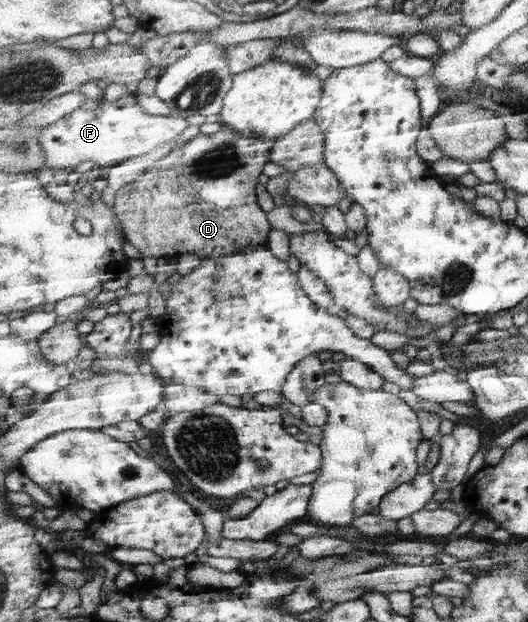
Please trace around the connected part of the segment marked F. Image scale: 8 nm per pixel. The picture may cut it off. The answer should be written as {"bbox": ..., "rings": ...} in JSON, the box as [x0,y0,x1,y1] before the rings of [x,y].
{"bbox":[38,94,189,173],"rings":[[[128,94],[113,103],[104,99],[87,99],[87,103],[83,103],[75,113],[49,124],[38,141],[47,152],[45,169],[53,172],[66,170],[69,173],[75,172],[85,161],[94,162],[99,169],[115,167],[127,159],[147,155],[153,149],[175,141],[187,127],[189,123],[182,116],[149,115],[137,103],[136,95]]]}

